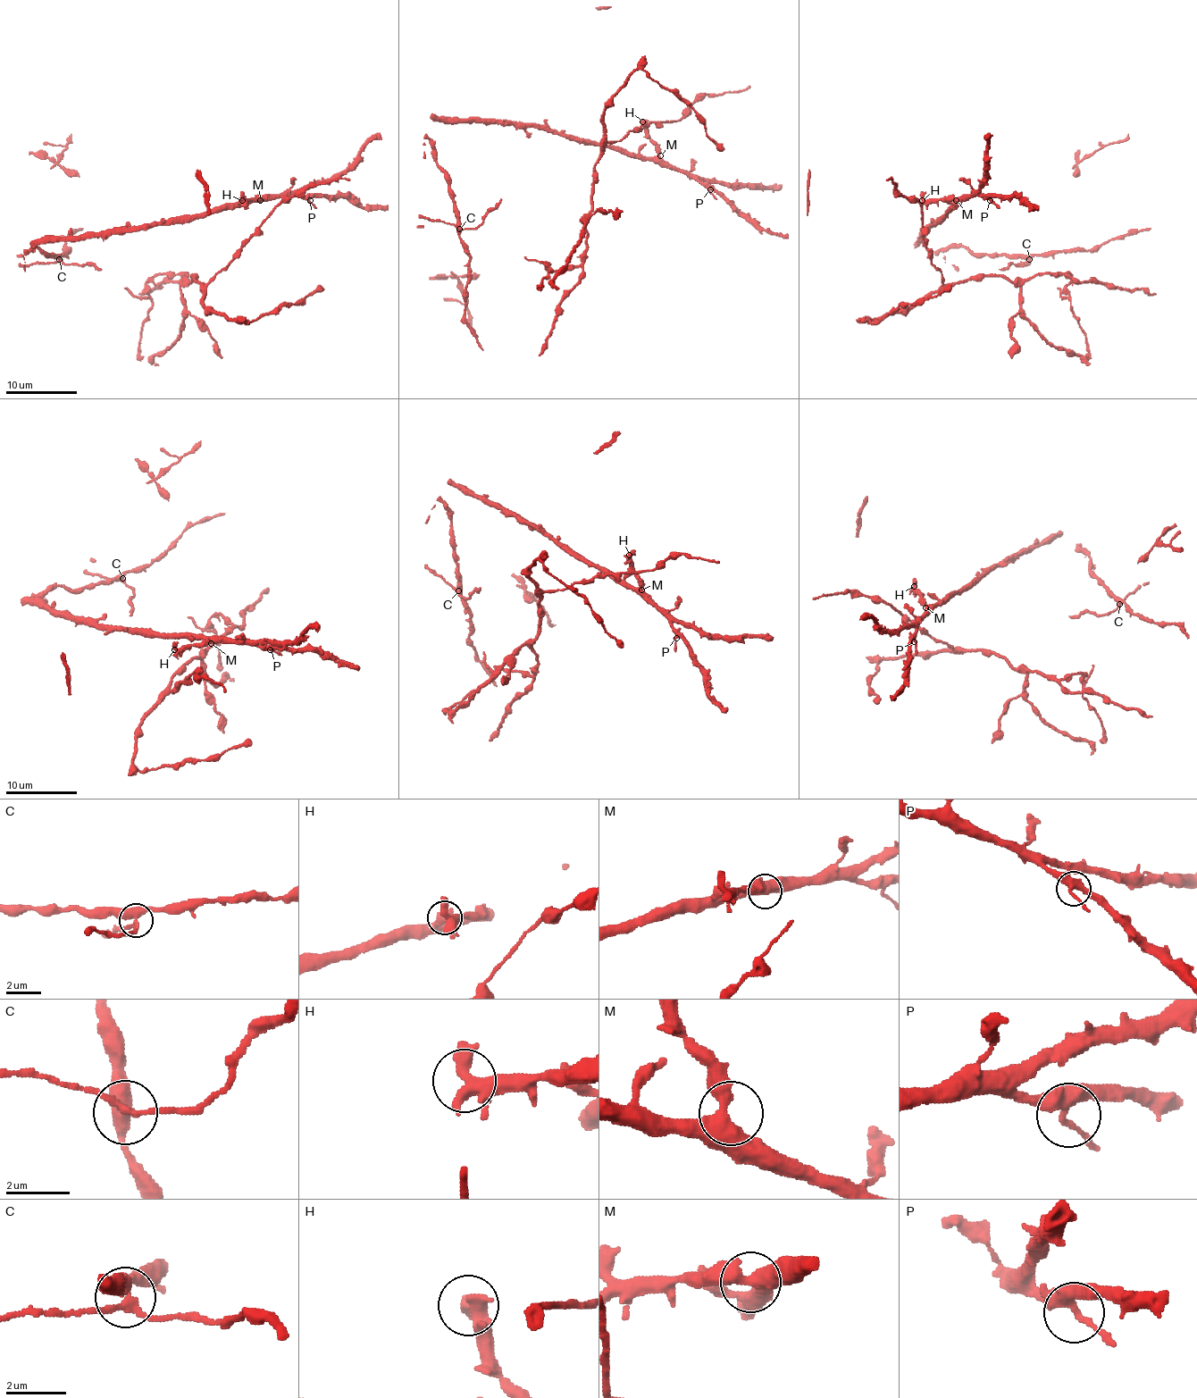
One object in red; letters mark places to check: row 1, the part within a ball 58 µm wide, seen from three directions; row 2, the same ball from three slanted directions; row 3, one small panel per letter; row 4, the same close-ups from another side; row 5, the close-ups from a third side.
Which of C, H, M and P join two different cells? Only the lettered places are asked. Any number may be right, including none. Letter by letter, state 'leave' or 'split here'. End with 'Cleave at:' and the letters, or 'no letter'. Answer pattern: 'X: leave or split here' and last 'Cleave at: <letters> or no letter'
C: split here
H: leave
M: leave
P: leave
Cleave at: C

